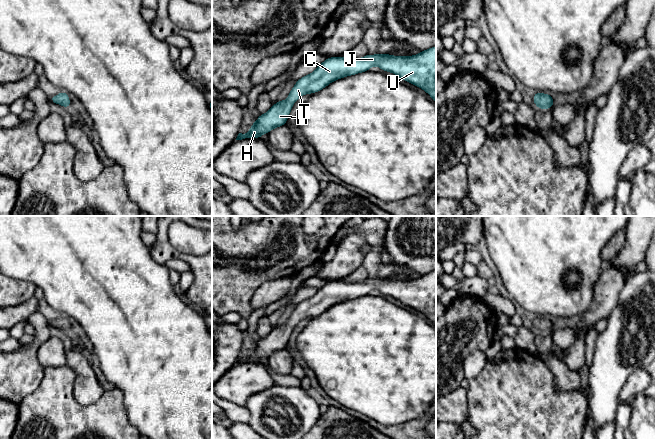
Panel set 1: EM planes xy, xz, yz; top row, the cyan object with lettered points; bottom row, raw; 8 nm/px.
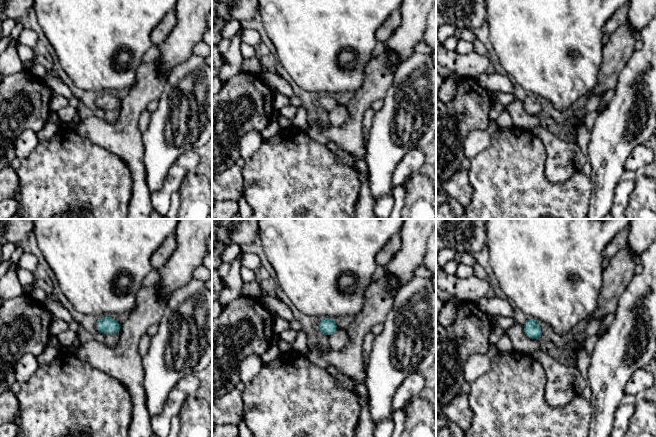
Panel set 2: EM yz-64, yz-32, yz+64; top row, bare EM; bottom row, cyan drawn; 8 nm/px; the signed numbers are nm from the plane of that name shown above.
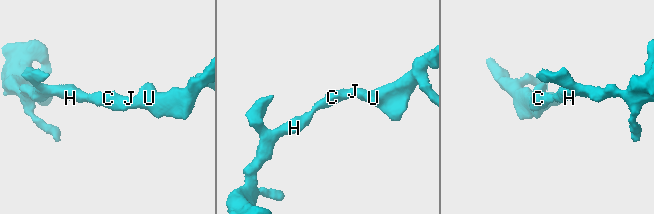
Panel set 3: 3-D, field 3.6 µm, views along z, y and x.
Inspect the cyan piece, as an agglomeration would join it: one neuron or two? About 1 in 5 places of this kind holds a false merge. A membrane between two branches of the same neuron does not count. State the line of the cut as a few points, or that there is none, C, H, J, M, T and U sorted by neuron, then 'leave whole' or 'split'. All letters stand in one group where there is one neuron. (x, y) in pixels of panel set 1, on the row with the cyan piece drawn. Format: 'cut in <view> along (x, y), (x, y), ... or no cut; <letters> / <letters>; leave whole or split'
no cut; C H J M T U; leave whole

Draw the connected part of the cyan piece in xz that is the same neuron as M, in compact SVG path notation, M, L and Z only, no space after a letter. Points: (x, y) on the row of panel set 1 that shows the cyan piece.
M436 46L412 56L378 53L367 54L358 59L347 59L342 56L329 57L311 74L297 80L289 91L287 100L274 103L267 113L259 115L247 133L239 133L236 140L260 139L263 134L286 125L293 104L301 96L316 93L340 78L369 71L372 66L379 66L383 72L391 72L423 89L436 103Z

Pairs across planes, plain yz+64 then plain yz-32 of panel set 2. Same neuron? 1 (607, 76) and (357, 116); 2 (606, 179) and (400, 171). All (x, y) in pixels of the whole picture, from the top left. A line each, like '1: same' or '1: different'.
1: same
2: different

